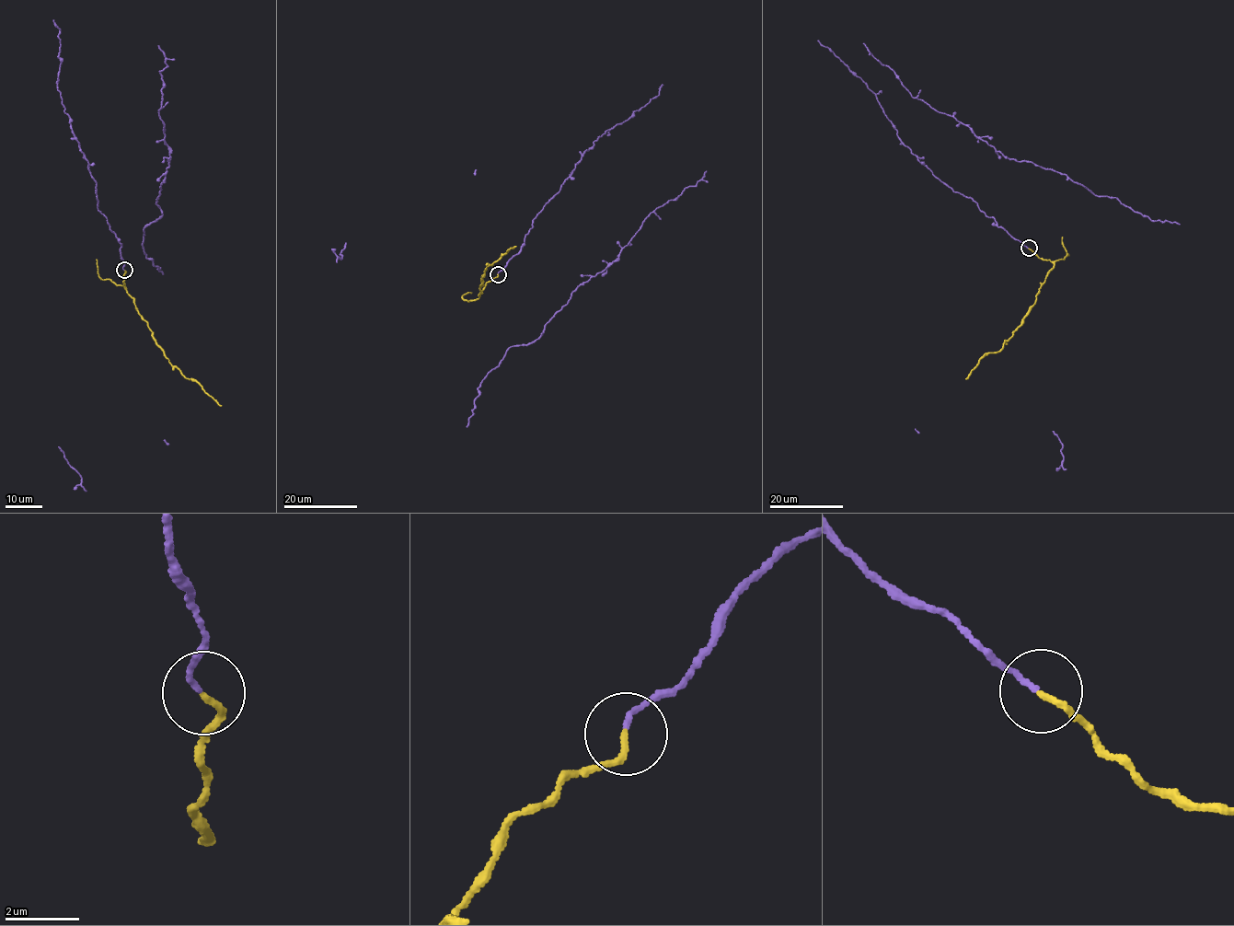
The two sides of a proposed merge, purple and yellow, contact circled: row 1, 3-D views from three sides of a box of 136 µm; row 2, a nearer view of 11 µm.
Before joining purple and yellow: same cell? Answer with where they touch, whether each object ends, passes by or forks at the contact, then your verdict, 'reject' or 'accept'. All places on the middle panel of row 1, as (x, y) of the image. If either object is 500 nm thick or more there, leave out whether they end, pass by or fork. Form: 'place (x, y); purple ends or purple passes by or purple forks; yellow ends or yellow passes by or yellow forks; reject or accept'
place (498, 274); purple ends; yellow ends; accept

